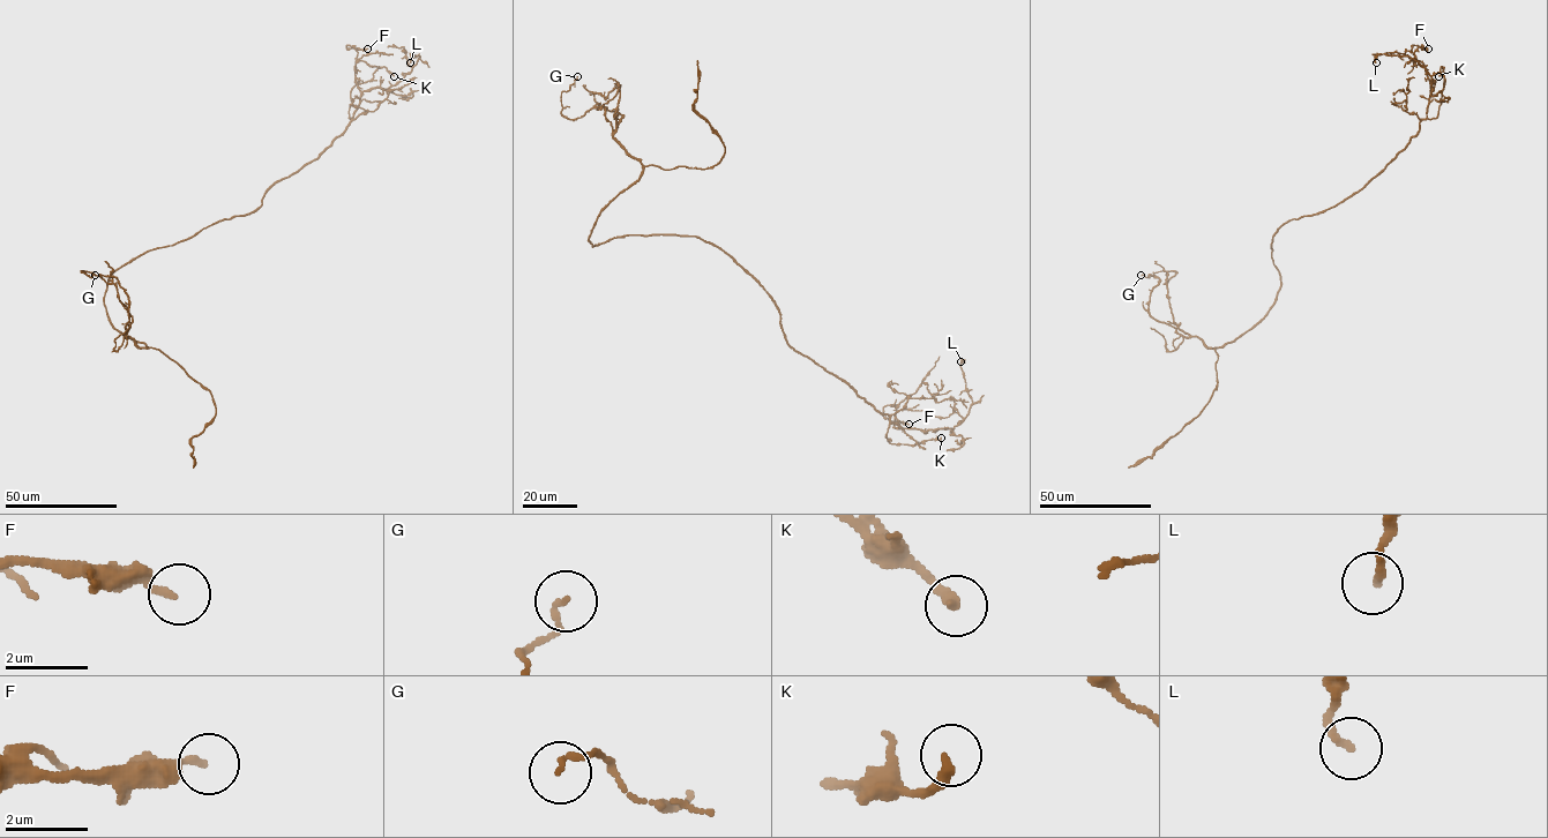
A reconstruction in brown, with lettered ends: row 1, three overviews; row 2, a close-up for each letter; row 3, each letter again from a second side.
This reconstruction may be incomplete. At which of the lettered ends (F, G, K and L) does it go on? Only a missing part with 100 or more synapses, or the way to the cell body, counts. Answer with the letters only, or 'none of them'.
none of them

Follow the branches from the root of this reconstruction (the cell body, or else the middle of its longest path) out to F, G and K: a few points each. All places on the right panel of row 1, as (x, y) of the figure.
F: (1273, 236), (1287, 221), (1317, 215), (1358, 192), (1419, 133), (1430, 83), (1412, 46), (1428, 49)
G: (1273, 236), (1277, 300), (1218, 348), (1174, 321), (1166, 284), (1176, 271), (1141, 275)
K: (1273, 236), (1287, 221), (1344, 202), (1378, 173), (1419, 133), (1421, 119), (1437, 117), (1441, 66), (1438, 76)

